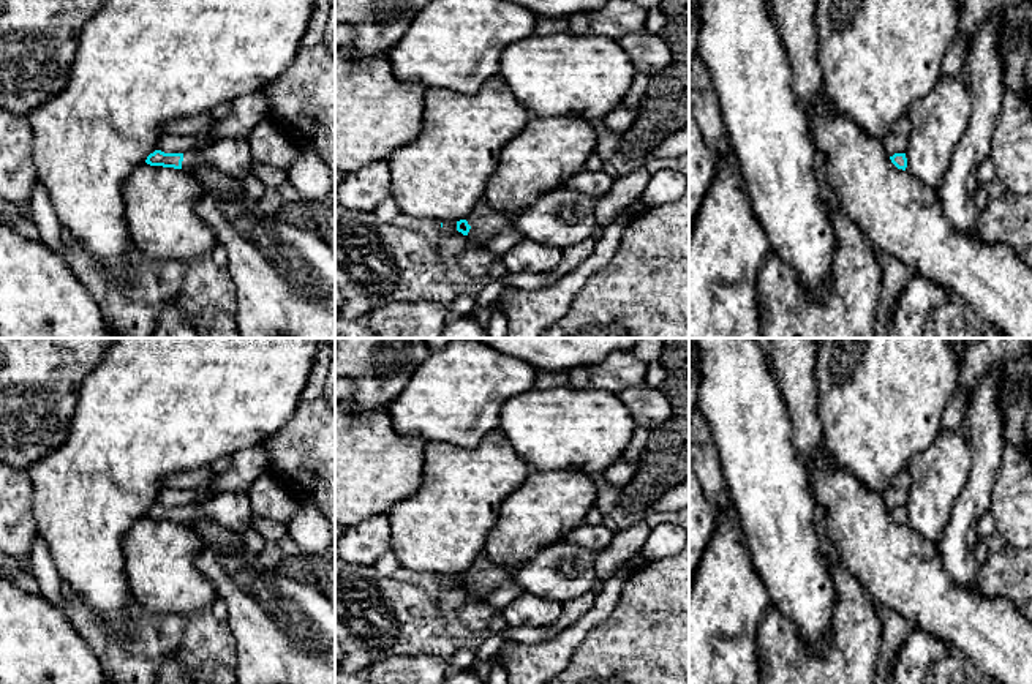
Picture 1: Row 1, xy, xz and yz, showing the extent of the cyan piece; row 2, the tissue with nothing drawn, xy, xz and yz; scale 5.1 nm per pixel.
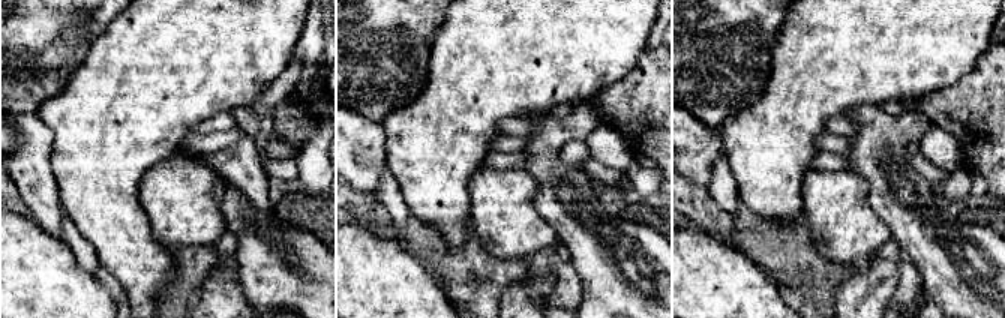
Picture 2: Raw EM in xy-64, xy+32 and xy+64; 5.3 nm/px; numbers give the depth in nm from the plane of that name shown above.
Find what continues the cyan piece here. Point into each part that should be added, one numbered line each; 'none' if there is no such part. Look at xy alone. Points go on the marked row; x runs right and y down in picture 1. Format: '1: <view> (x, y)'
1: xy (231, 155)

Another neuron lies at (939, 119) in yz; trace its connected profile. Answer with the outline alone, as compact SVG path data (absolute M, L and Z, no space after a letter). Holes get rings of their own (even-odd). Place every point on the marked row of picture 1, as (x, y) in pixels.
M962 76L940 77L932 90L921 100L912 103L907 109L907 118L910 120L910 133L907 136L907 167L915 179L921 183L937 190L945 179L945 172L950 167L951 156L956 152L958 142L970 120L970 90L969 81Z

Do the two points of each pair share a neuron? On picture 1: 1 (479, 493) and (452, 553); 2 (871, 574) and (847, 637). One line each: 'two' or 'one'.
1: one
2: two

